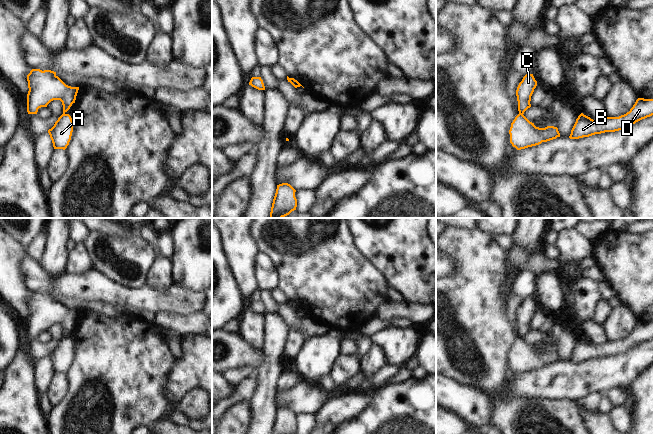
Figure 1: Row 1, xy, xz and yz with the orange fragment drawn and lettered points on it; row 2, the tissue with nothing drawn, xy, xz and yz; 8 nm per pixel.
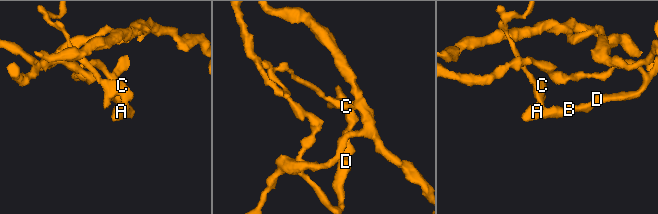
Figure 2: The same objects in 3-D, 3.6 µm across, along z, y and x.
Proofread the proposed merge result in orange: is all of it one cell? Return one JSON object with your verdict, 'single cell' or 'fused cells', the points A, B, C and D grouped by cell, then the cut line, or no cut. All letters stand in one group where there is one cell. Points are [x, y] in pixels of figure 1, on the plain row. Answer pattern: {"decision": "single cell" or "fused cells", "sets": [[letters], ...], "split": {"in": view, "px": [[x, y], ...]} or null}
{"decision": "fused cells", "sets": [["A", "B", "D"], ["C"]], "split": {"in": "yz", "px": [[519, 336], [522, 338]]}}

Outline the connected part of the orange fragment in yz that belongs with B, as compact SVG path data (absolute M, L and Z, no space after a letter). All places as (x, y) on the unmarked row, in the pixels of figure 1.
M638 322L629 336L619 341L606 341L602 345L595 345L581 337L576 343L569 362L579 363L595 358L619 355L652 339L653 323L644 322Z

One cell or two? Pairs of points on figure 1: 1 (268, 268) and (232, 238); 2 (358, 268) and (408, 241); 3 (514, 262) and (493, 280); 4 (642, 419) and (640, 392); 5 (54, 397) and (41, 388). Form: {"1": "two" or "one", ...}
{"1": "two", "2": "two", "3": "two", "4": "one", "5": "two"}

